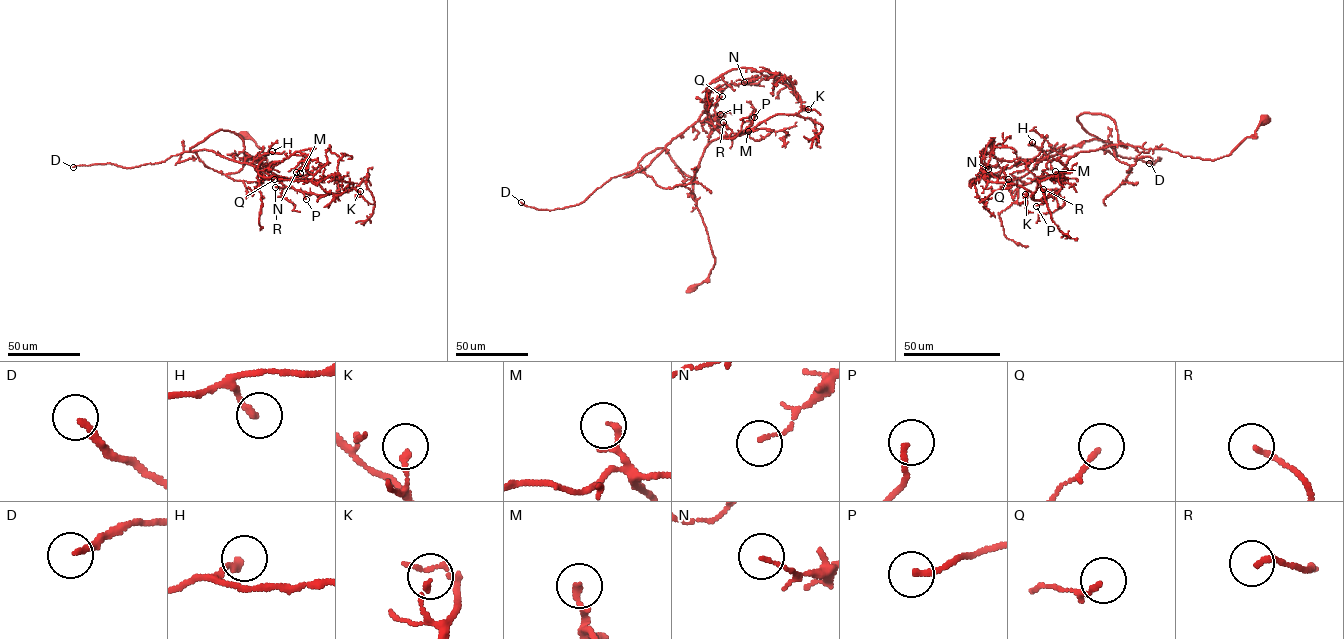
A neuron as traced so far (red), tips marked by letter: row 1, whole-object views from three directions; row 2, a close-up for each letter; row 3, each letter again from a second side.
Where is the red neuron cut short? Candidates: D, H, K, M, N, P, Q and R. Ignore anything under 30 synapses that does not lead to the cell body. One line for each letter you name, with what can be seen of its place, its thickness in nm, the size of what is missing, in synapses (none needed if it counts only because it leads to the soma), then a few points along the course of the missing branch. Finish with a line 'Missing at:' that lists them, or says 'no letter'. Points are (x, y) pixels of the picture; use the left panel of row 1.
D: at (73, 167); 200 nm thick; about 120 synapses
M: at (300, 173); 140 nm thick; about 45 synapses; missing branch runs (300, 173), (284, 153), (286, 143)
P: at (306, 199); 190 nm thick; about 60 synapses; missing branch runs (306, 199), (317, 201), (327, 210), (344, 215)
Missing at: D, M, P

